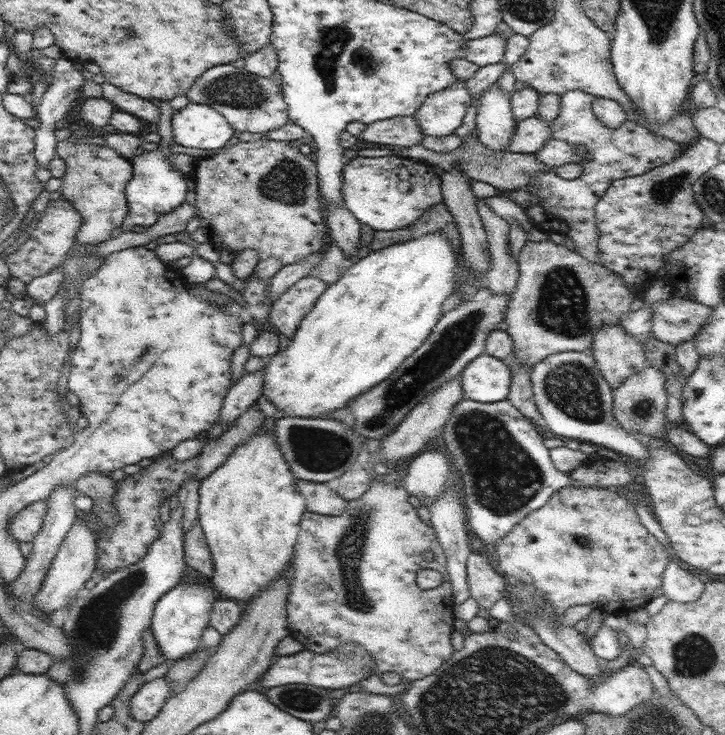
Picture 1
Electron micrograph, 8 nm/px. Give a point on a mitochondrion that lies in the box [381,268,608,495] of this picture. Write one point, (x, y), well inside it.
(572, 387)

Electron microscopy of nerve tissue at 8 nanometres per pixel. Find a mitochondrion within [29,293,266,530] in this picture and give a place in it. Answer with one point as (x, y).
(121, 376)

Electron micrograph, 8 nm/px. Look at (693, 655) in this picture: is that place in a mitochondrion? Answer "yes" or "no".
yes

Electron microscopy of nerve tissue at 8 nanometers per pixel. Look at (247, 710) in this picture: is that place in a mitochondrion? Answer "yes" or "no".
no

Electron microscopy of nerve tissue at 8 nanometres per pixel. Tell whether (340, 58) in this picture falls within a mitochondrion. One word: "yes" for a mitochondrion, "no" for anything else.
yes

